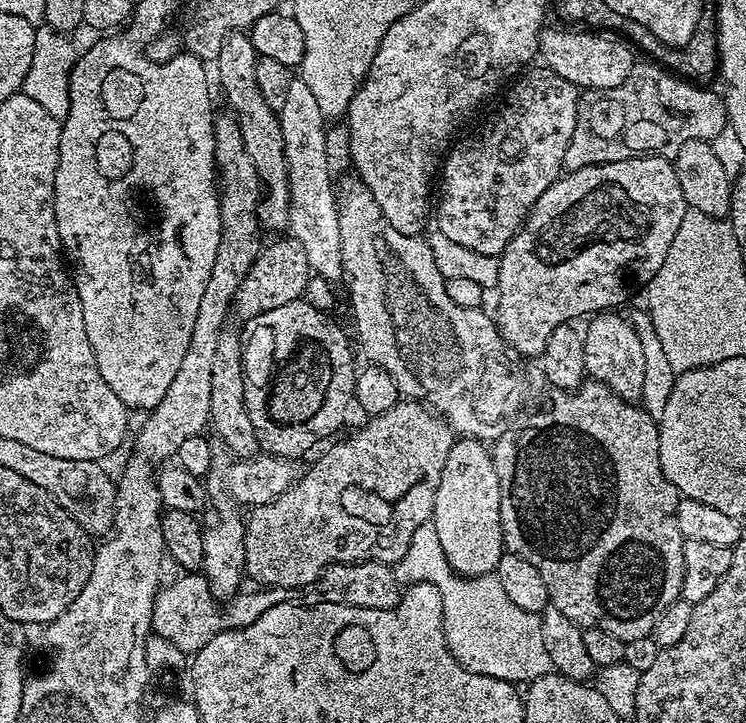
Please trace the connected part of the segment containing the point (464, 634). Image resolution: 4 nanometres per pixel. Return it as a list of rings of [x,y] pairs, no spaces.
[[[431,522],[414,530],[406,554],[402,554],[394,567],[401,585],[425,580],[438,586],[442,594],[448,649],[463,668],[513,682],[531,682],[553,671],[550,654],[546,654],[542,642],[539,615],[510,602],[506,590],[502,590],[502,582],[494,574],[466,577],[456,573],[444,557],[442,542],[438,542],[438,530]]]

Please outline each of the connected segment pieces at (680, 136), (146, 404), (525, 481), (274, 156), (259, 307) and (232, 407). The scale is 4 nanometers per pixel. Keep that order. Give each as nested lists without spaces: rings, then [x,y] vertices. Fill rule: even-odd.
[[[637,63],[630,78],[626,78],[622,86],[581,91],[574,138],[570,138],[570,146],[566,146],[562,163],[568,172],[576,172],[580,168],[595,164],[628,160],[632,156],[672,158],[686,142],[691,140],[711,142],[721,130],[729,127],[728,110],[717,93],[715,96],[714,93],[707,92],[704,86],[697,86],[655,63],[652,64]]]
[[[108,34],[108,35],[105,35],[105,36],[104,36],[104,37],[103,37],[103,38],[100,38],[100,41],[98,41],[98,42],[97,42],[97,44],[92,44],[92,45],[90,45],[90,46],[89,46],[89,48],[88,48],[88,49],[86,49],[86,50],[84,50],[84,49],[83,49],[83,51],[81,51],[81,52],[80,52],[80,53],[79,53],[79,59],[78,59],[78,60],[77,60],[77,61],[76,61],[76,65],[75,65],[75,66],[74,66],[74,67],[73,67],[73,72],[72,72],[72,78],[71,78],[71,80],[70,80],[70,82],[69,82],[69,84],[68,84],[68,94],[69,94],[69,112],[68,112],[68,113],[67,113],[67,114],[66,114],[66,116],[65,116],[65,117],[64,117],[64,119],[63,119],[63,120],[62,120],[62,123],[61,123],[61,126],[60,126],[60,153],[59,153],[59,154],[58,154],[58,170],[57,170],[57,171],[56,171],[56,173],[55,173],[55,174],[54,174],[54,218],[55,218],[55,219],[56,219],[56,221],[57,221],[57,222],[58,222],[58,238],[59,238],[59,239],[60,239],[60,246],[61,246],[61,249],[62,249],[62,251],[63,251],[63,253],[64,253],[64,255],[65,255],[65,257],[66,257],[66,260],[67,260],[67,263],[68,263],[68,264],[69,264],[69,265],[70,265],[70,271],[71,271],[71,273],[72,273],[72,275],[73,275],[73,277],[74,277],[74,279],[75,279],[75,282],[76,282],[76,289],[77,289],[77,290],[78,290],[78,298],[79,298],[79,299],[80,299],[80,301],[81,301],[81,302],[82,302],[82,314],[83,314],[83,315],[84,315],[84,321],[85,321],[85,322],[86,322],[86,338],[90,338],[90,346],[91,346],[91,347],[92,347],[92,349],[93,349],[93,350],[94,350],[94,358],[95,358],[95,359],[96,359],[96,365],[97,365],[97,366],[98,366],[98,370],[99,370],[99,371],[100,371],[100,373],[101,373],[101,374],[102,374],[102,378],[106,378],[106,386],[110,386],[110,390],[114,390],[114,394],[118,394],[118,398],[122,398],[122,402],[123,402],[123,403],[124,403],[124,405],[125,405],[125,406],[126,406],[126,407],[128,407],[128,408],[129,408],[129,410],[136,410],[136,408],[144,408],[144,409],[143,409],[143,410],[151,410],[151,409],[154,409],[154,408],[156,408],[156,407],[157,407],[157,406],[158,406],[158,402],[162,402],[162,398],[166,398],[166,390],[170,390],[170,382],[174,382],[174,374],[178,374],[178,366],[182,366],[182,357],[184,357],[184,355],[186,355],[186,346],[190,346],[190,334],[194,334],[194,318],[198,318],[198,306],[202,306],[202,296],[203,296],[203,295],[204,295],[204,293],[205,293],[205,291],[206,291],[206,284],[207,284],[207,283],[208,283],[208,282],[210,282],[210,272],[211,272],[211,271],[212,271],[212,270],[214,270],[214,258],[218,258],[218,246],[219,246],[219,245],[220,245],[220,194],[219,194],[219,191],[218,191],[218,173],[217,173],[217,170],[216,170],[216,126],[215,126],[215,123],[214,123],[214,115],[213,115],[213,116],[212,116],[212,92],[211,92],[211,90],[210,90],[210,89],[208,89],[208,76],[209,76],[209,80],[210,80],[210,72],[209,72],[209,69],[208,69],[208,72],[207,72],[207,70],[206,70],[206,69],[204,69],[204,68],[207,68],[207,67],[206,67],[206,64],[205,64],[205,61],[203,61],[203,60],[199,60],[199,58],[197,58],[197,56],[194,56],[194,55],[191,55],[191,54],[181,54],[181,55],[179,55],[179,56],[176,56],[176,57],[175,57],[175,58],[174,58],[174,59],[173,59],[173,60],[168,60],[168,61],[166,61],[166,62],[165,62],[165,63],[164,63],[164,64],[158,64],[158,63],[156,63],[156,61],[155,61],[155,60],[152,60],[152,59],[151,59],[151,58],[149,58],[149,57],[148,57],[148,56],[147,56],[147,55],[146,55],[146,54],[145,54],[145,53],[144,53],[144,52],[143,52],[143,51],[141,51],[141,49],[140,49],[140,52],[139,52],[139,50],[138,50],[138,49],[136,49],[136,48],[135,48],[135,46],[134,46],[134,45],[132,45],[132,44],[131,44],[131,42],[130,42],[130,41],[128,41],[128,40],[127,40],[127,38],[126,38],[126,37],[124,37],[124,36],[116,36],[116,35],[120,35],[120,34]]]
[[[593,378],[585,379],[584,383],[575,390],[556,390],[551,394],[552,401],[536,410],[541,412],[533,411],[527,417],[528,424],[503,432],[495,440],[494,447],[491,449],[492,461],[494,468],[498,470],[500,483],[500,513],[502,514],[504,547],[507,551],[518,554],[518,558],[526,558],[526,562],[534,562],[534,566],[538,566],[538,574],[542,574],[542,582],[546,582],[551,607],[562,610],[566,618],[575,620],[581,628],[606,630],[614,634],[614,638],[622,638],[626,642],[644,640],[647,636],[649,639],[660,624],[662,614],[666,614],[666,610],[675,600],[681,599],[680,591],[684,581],[685,539],[680,533],[676,517],[682,497],[662,470],[660,426],[657,417],[651,416],[639,403],[624,399],[610,386]]]
[[[247,31],[232,32],[226,42],[222,42],[222,54],[214,62],[214,76],[220,79],[220,88],[224,91],[229,102],[236,110],[240,133],[244,138],[244,145],[254,162],[260,182],[263,196],[260,201],[259,218],[263,227],[288,228],[290,218],[290,186],[288,185],[288,163],[286,162],[286,150],[284,149],[284,134],[280,129],[280,117],[277,109],[268,104],[259,89],[257,79],[257,54],[254,50],[254,42]]]
[[[285,238],[267,248],[268,245],[257,255],[246,278],[242,278],[236,291],[235,315],[240,315],[242,319],[248,320],[247,322],[255,321],[257,316],[266,314],[270,310],[278,310],[278,306],[286,306],[286,302],[301,299],[306,290],[306,282],[314,275],[302,242]]]
[[[231,328],[219,332],[217,357],[214,360],[213,385],[210,392],[210,416],[212,428],[221,437],[221,443],[237,459],[251,459],[259,453],[257,434],[245,408],[244,347],[241,336]]]

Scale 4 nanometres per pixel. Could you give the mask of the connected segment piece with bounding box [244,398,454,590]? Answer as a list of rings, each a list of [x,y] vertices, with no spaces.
[[[411,398],[401,399],[386,414],[371,417],[353,436],[340,440],[337,444],[329,443],[324,453],[309,466],[303,469],[302,475],[295,484],[274,498],[272,504],[261,504],[251,509],[244,526],[244,566],[249,577],[257,580],[257,585],[273,588],[304,588],[315,585],[320,575],[332,563],[326,562],[328,546],[324,544],[322,536],[314,530],[314,510],[320,498],[324,498],[332,484],[360,484],[364,488],[374,488],[382,496],[392,498],[404,492],[408,486],[416,484],[418,480],[430,480],[432,476],[442,482],[442,466],[446,466],[446,458],[450,454],[454,443],[454,433],[447,420],[441,418],[429,405]]]

